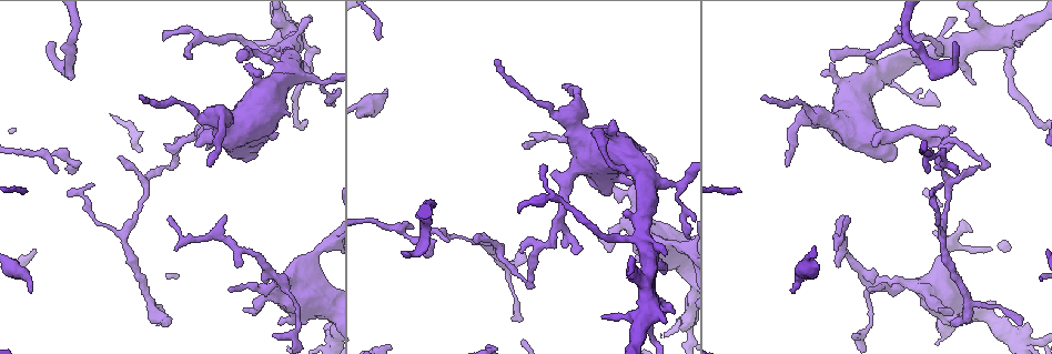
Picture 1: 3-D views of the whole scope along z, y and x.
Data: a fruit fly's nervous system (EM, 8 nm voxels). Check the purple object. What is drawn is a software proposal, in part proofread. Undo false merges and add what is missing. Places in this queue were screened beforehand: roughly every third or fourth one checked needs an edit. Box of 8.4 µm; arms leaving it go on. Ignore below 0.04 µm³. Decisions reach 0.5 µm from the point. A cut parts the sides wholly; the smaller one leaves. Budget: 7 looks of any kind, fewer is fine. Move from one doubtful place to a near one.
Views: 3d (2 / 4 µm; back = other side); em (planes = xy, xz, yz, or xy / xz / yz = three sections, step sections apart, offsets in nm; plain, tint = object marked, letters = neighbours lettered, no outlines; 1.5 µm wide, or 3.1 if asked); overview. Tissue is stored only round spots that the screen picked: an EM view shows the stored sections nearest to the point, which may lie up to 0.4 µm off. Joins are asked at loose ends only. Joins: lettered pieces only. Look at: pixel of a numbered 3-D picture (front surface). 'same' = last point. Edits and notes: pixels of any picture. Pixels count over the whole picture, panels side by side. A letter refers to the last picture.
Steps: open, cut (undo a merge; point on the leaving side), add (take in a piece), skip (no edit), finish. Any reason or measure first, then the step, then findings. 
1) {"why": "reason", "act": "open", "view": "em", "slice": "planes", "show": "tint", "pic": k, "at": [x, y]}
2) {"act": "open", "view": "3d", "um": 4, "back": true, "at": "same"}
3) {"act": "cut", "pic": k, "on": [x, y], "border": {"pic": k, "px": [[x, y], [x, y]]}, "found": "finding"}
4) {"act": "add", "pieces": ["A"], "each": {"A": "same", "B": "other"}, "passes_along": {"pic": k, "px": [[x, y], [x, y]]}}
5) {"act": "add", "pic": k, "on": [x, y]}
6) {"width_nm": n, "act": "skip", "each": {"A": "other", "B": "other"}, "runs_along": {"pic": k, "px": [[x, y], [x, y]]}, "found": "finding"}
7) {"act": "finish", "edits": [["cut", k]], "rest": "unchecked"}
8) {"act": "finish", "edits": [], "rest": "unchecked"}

{"why": "branch stops here", "act": "open", "view": "em", "slice": "planes", "show": "tint", "pic": 1, "at": [168, 325]}

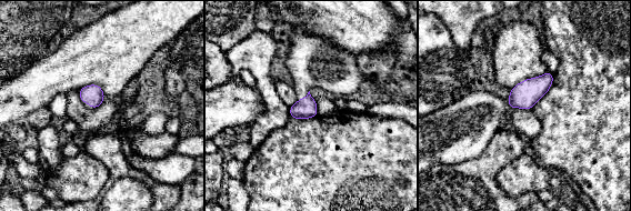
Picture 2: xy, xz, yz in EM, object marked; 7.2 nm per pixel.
{"why": "see the neighbours", "act": "open", "view": "em", "slice": "planes", "show": "letters", "at": "same"}

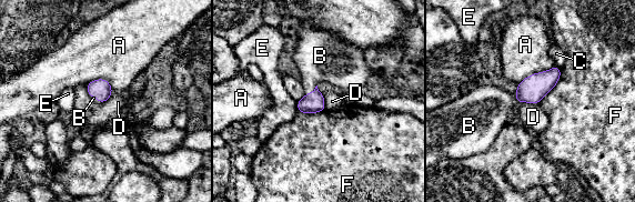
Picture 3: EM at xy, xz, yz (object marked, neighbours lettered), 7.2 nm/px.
{"act": "add", "pieces": ["B"], "each": {"A": "other", "B": "same", "C": "other", "D": "other", "E": "other", "F": "other"}, "passes_along": {"pic": 3, "px": [[314, 102], [312, 91], [319, 58]]}, "found": "the neuron continues"}

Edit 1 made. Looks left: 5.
{"act": "open", "view": "overview"}

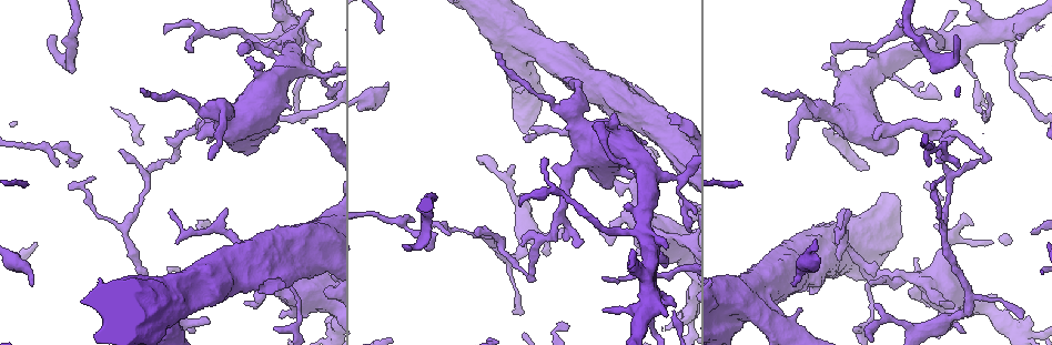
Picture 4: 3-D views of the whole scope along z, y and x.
{"act": "open", "view": "3d", "um": 2, "pic": 4, "at": [449, 235]}

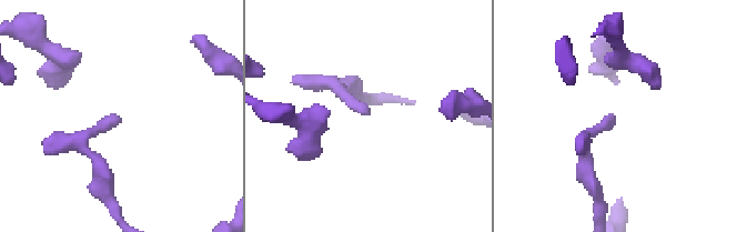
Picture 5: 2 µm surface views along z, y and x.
{"act": "open", "view": "em", "slice": "planes", "show": "plain", "pic": 5, "at": [367, 109]}

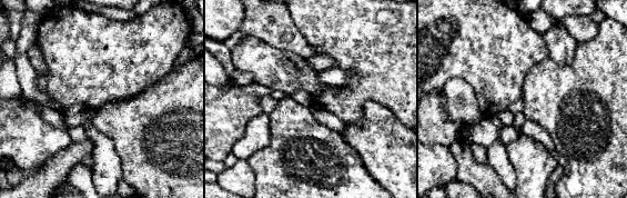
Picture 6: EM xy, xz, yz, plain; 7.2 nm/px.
{"act": "open", "view": "em", "slice": "planes", "show": "letters", "at": "same"}

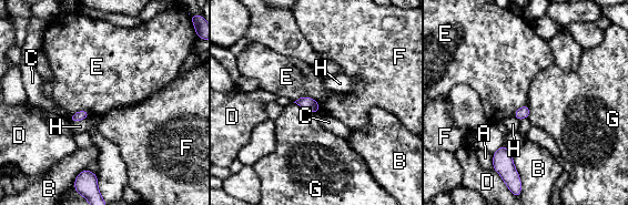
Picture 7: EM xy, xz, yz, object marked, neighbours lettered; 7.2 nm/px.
{"act": "skip", "each": {"A": "other", "B": "other", "C": "other", "D": "other", "E": "other", "F": "other", "G": "other", "H": "other"}, "border": {"pic": 7, "px": [[294, 102], [311, 96], [321, 110]]}, "found": "none of them fits"}

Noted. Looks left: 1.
{"act": "finish", "edits": [["add", 3]], "rest": "unchecked"}

